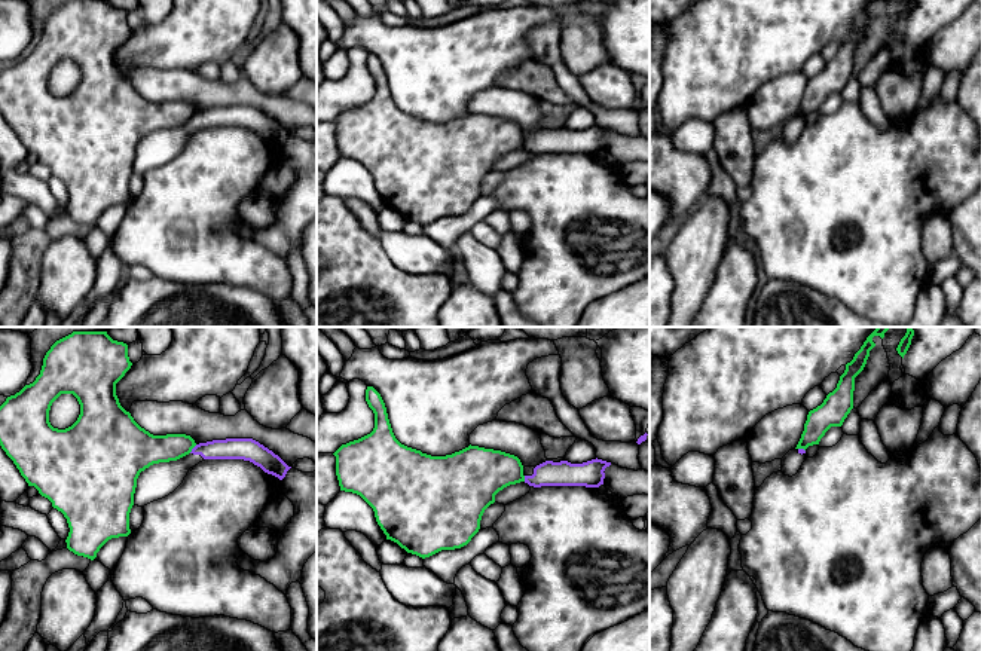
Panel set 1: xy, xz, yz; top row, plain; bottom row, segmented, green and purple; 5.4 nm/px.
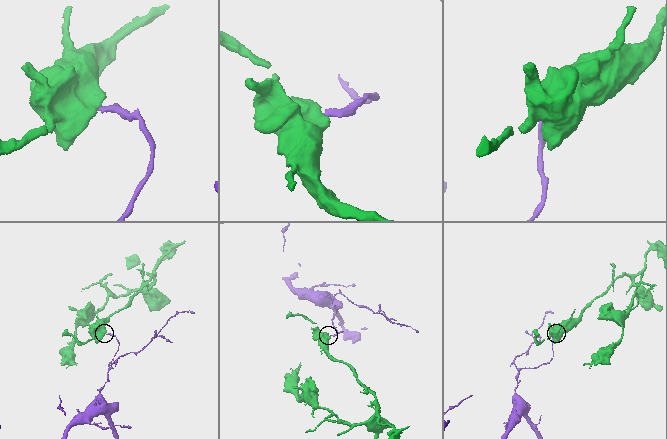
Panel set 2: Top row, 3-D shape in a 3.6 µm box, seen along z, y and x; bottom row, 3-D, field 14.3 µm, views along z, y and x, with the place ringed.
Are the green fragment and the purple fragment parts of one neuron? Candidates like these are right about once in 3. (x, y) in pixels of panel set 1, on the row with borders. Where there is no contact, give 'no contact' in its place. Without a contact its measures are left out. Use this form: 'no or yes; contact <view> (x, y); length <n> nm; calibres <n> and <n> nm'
no; contact xy (192, 448); length 60 nm; calibres 180 and 110 nm

